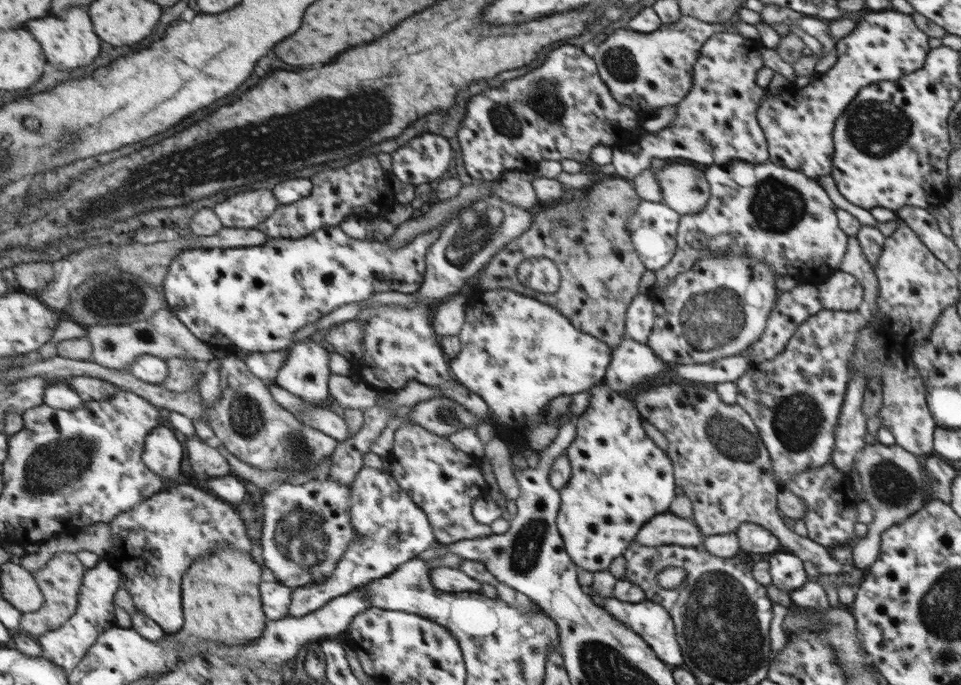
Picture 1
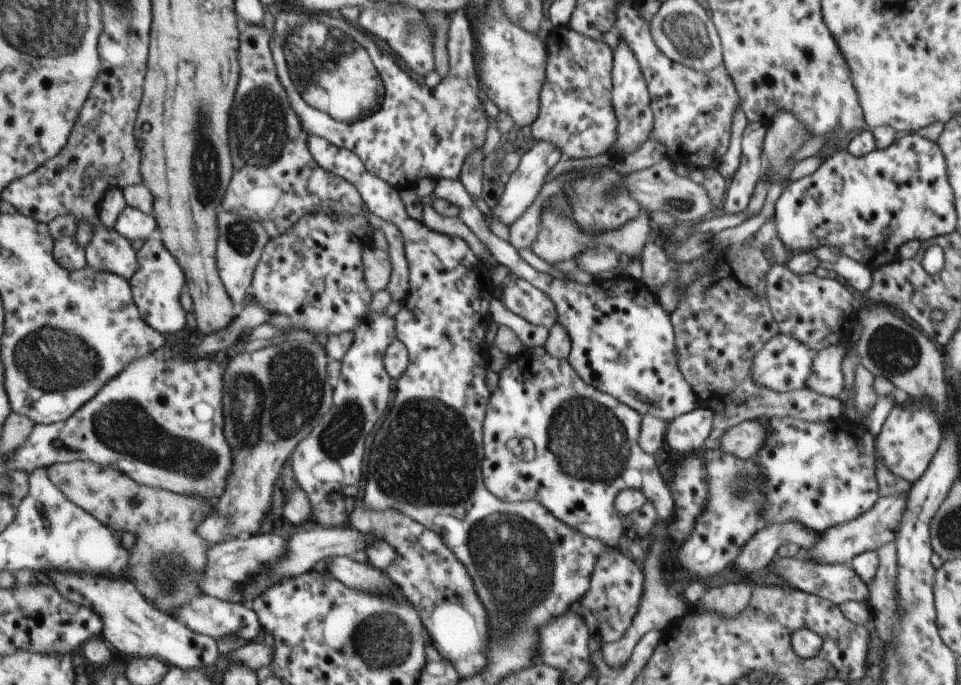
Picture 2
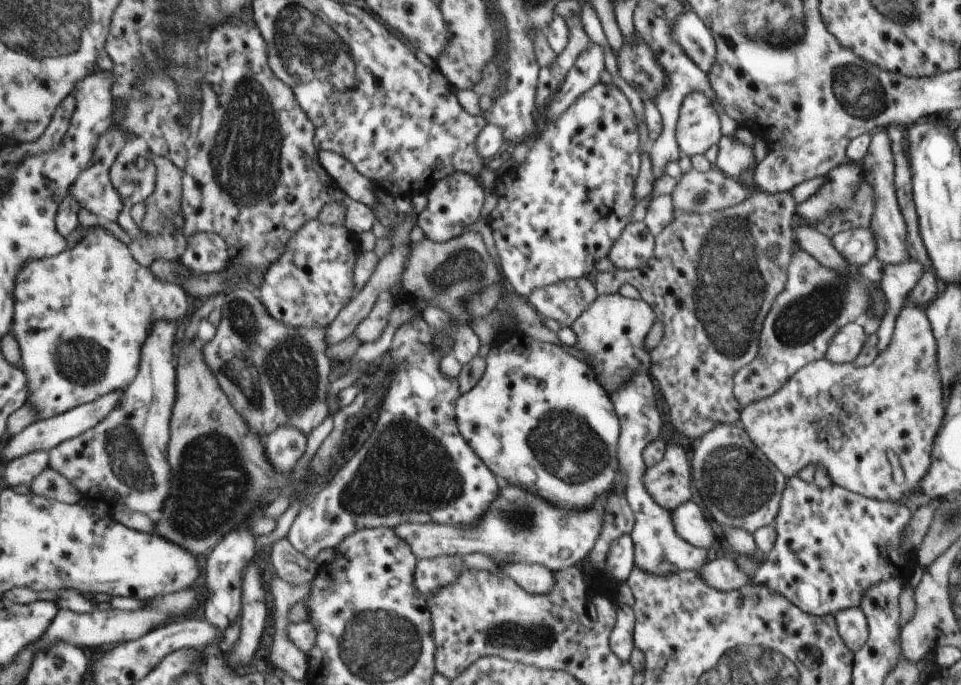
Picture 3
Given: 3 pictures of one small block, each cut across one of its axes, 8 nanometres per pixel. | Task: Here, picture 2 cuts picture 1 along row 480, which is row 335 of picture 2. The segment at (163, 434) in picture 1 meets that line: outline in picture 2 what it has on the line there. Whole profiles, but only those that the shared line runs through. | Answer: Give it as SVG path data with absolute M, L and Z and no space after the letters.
M159 236L145 241L144 248L139 252L140 270L132 277L133 293L146 322L166 336L180 334L188 326L188 312L182 304L188 278L186 271L163 239Z

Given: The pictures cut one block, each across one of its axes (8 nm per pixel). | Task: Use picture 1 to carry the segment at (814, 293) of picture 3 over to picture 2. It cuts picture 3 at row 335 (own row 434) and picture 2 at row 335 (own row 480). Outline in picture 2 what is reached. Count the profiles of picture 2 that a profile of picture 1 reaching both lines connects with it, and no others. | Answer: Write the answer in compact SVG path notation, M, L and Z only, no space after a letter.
M779 334L771 338L756 354L751 368L751 379L760 387L783 393L805 387L810 374L814 354L812 348L796 340L793 336Z

